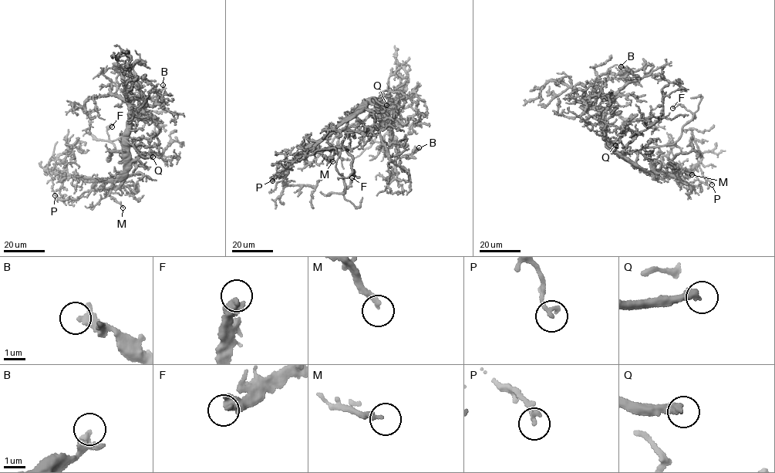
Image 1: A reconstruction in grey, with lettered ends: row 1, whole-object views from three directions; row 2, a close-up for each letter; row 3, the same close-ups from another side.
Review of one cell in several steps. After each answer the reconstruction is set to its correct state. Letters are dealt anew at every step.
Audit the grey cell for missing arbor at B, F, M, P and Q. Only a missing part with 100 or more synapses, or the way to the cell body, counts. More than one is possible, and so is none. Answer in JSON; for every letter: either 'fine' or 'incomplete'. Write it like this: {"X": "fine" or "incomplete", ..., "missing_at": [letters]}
{"B": "fine", "F": "fine", "M": "fine", "P": "fine", "Q": "incomplete", "missing_at": ["Q"]}

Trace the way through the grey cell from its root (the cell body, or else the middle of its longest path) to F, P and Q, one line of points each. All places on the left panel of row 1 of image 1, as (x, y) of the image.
F: (123, 166), (121, 153), (109, 150), (110, 160), (106, 159), (115, 147), (107, 131), (112, 126)
P: (123, 166), (119, 175), (111, 180), (69, 177), (56, 172), (52, 180), (55, 195)
Q: (123, 166), (122, 157), (128, 143), (142, 156), (153, 157)

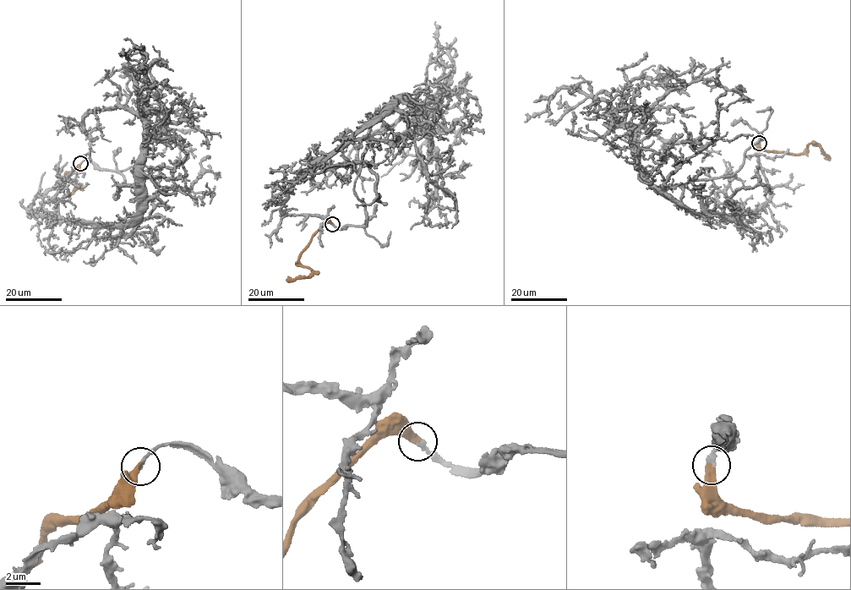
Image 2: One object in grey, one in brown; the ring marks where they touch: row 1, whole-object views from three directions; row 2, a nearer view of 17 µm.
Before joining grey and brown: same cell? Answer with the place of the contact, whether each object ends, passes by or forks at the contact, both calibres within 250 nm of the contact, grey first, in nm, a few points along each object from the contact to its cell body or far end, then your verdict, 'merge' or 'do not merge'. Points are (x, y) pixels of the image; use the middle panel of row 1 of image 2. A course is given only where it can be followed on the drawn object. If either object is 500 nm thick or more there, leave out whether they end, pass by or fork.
at (332, 224); grey ends there; brown ends there; 220 nm thick on the grey side, 400 nm on the other; grey runs (332, 224), (367, 224), (353, 187), (369, 121), (386, 106), (292, 182), (280, 209), (324, 218), (323, 247); brown runs (332, 224), (324, 223), (317, 231), (302, 253), (299, 259), (311, 274), (291, 280), (288, 276); merge

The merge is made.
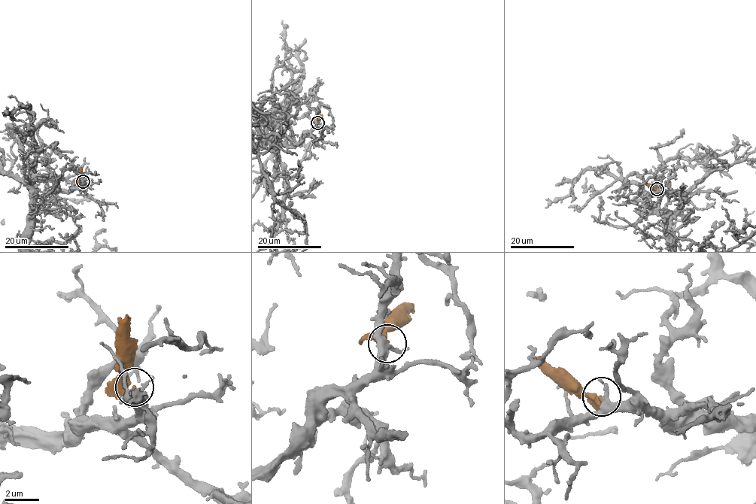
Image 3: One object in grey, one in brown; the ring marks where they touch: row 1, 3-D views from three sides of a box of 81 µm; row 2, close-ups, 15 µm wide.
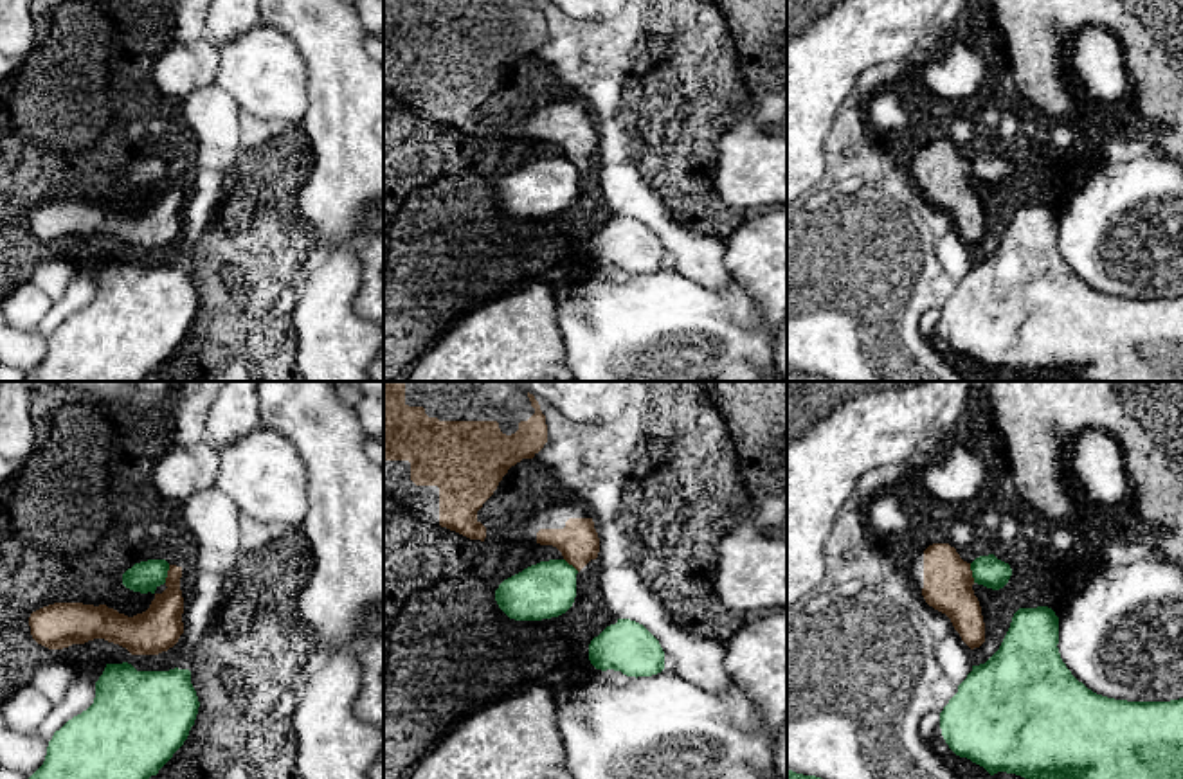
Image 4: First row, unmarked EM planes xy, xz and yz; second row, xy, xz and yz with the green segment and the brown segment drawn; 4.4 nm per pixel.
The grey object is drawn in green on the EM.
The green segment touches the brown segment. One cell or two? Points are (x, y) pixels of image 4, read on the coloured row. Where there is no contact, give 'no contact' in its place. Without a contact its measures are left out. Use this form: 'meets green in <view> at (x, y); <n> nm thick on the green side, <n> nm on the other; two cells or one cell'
meets green in yz at (973, 573); 140 nm thick on the green side, 220 nm on the other; two cells

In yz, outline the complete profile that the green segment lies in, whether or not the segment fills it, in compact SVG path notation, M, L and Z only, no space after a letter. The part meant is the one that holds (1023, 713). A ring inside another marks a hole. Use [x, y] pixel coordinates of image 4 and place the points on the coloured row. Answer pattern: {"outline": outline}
{"outline": "M1019 608L999 649L985 664L972 666L972 671L958 685L958 693L940 712L940 729L949 748L956 756L983 766L990 775L1007 772L1025 779L1183 779L1183 698L1170 702L1127 702L1097 694L1071 675L1061 658L1057 644L1059 617L1052 608Z"}

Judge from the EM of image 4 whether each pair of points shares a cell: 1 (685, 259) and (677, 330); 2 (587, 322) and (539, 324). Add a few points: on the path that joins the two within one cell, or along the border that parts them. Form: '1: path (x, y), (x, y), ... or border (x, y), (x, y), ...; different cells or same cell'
1: border (665, 265), (722, 290); different cells
2: border (559, 299), (559, 330), (566, 362); different cells

